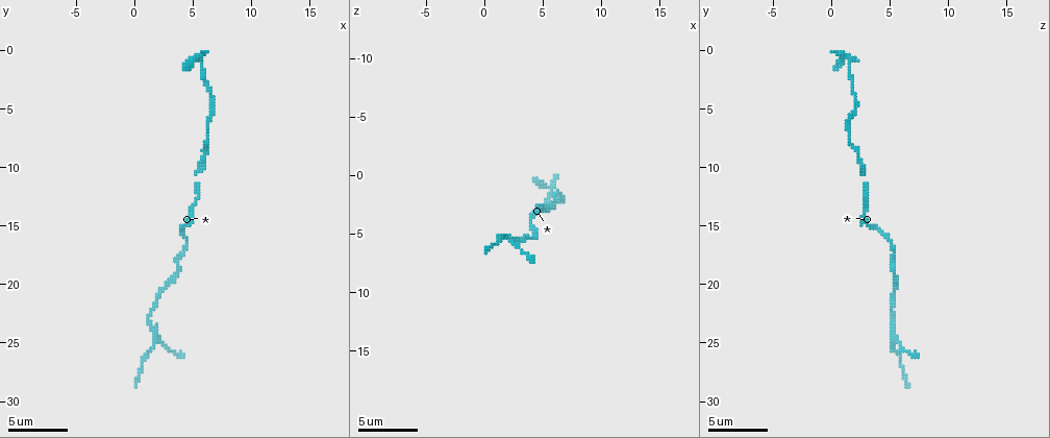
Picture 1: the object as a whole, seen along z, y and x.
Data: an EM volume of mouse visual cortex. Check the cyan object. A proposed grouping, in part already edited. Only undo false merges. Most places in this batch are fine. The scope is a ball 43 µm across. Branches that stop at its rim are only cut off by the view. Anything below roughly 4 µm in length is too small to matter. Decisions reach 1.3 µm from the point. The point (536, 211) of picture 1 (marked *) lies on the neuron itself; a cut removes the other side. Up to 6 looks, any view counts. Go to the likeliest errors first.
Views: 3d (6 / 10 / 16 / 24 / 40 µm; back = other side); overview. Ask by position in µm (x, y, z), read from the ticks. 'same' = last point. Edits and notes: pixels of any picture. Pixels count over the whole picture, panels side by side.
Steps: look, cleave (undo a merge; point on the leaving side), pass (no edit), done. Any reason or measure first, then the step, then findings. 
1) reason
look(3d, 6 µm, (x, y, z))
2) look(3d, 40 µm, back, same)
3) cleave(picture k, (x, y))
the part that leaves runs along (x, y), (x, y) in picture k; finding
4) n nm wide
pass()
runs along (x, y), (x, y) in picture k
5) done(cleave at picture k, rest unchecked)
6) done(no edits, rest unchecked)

three arms meet
look(3d, 10 µm, (1.8, 25.0, 5.2))

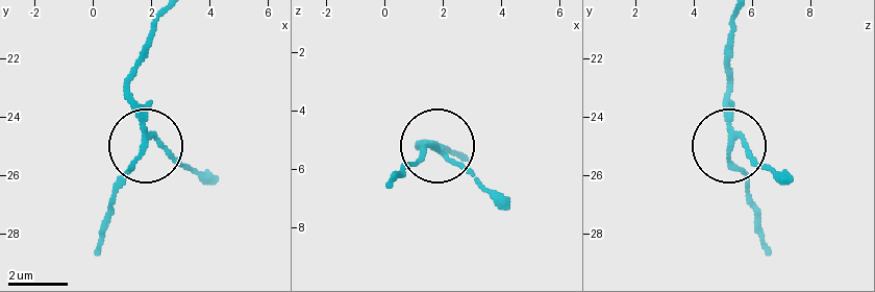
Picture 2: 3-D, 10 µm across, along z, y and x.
look(3d, 6 µm, (1.8, 24.9, 5.3))

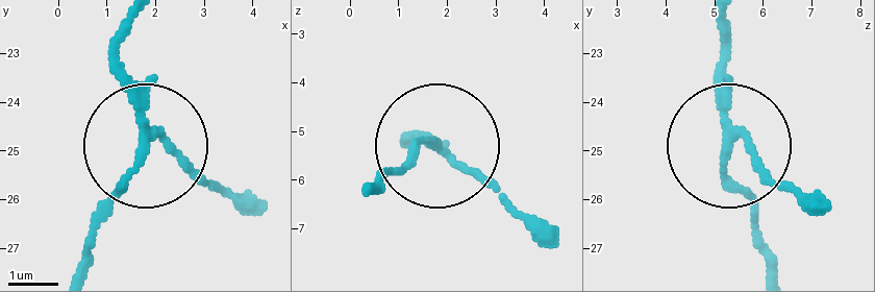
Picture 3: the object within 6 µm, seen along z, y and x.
150 nm wide
pass()
runs along (720, 24), (720, 123), (766, 257) in picture 3; all the same neuron

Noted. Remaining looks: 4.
four arms meet
look(3d, 10 µm, (5.8, 0.4, 1.4))

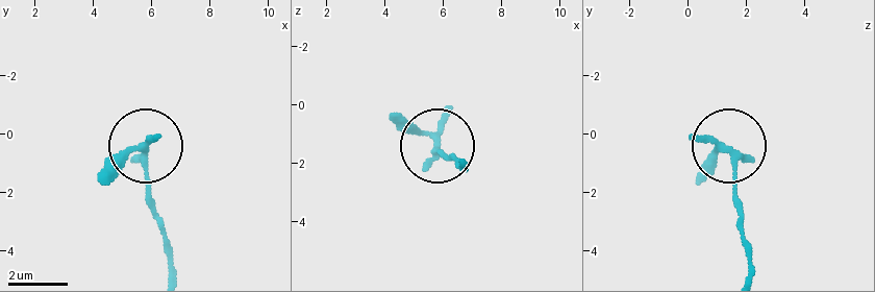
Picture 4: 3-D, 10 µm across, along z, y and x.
look(3d, 10 µm, back, (5.8, 0.6, 1.3))

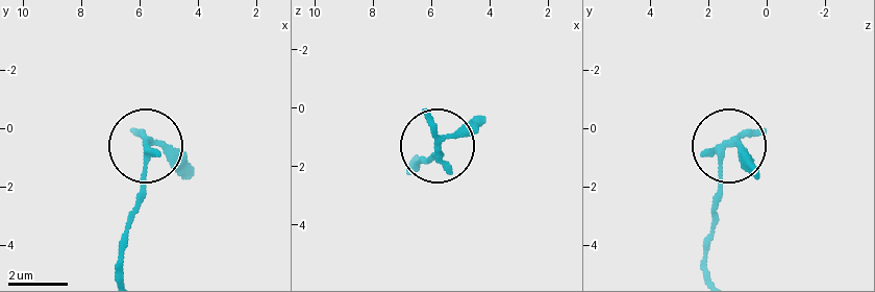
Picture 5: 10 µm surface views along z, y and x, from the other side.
210 nm wide
pass()
runs along (124, 273), (147, 149) in picture 5; all the same neuron

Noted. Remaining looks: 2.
calibre changes
look(3d, 10 µm, (2.2, 20.4, 5.6))

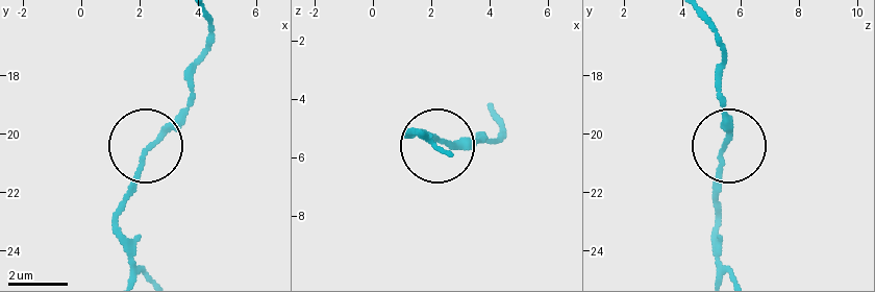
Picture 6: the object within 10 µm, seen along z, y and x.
pass()
runs along (204, 17), (211, 40), (186, 106), (147, 147), (118, 209) in picture 6; all the same neuron

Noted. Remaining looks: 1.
done(no edits, rest unchecked)

